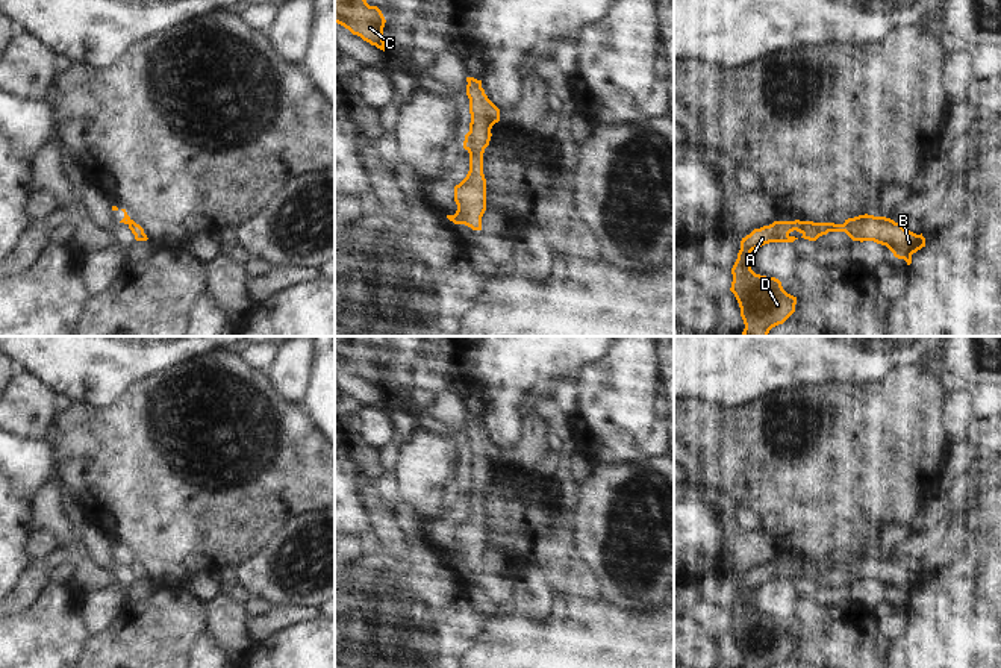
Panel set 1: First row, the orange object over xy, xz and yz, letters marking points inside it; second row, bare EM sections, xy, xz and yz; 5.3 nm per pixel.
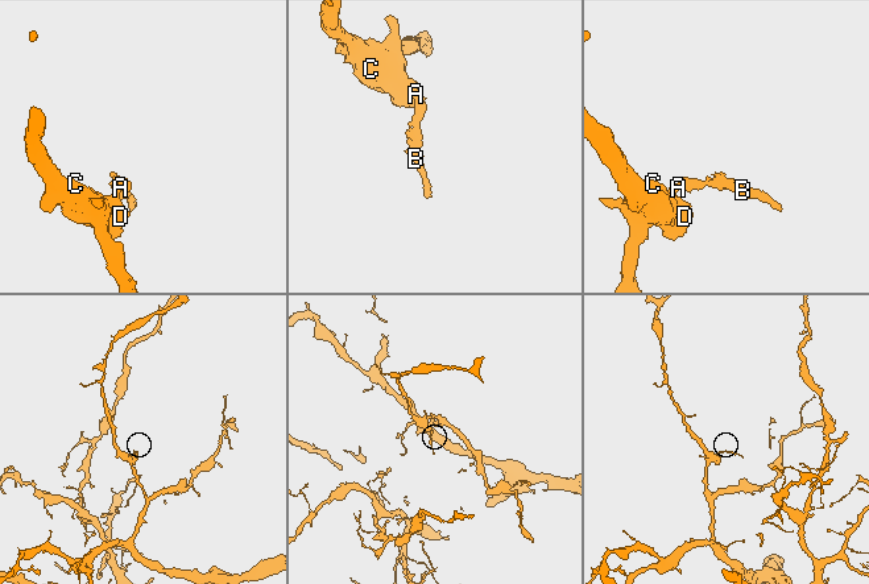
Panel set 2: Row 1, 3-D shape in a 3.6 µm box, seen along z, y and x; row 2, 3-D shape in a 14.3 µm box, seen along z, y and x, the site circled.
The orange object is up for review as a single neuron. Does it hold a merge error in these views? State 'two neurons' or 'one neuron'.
one neuron

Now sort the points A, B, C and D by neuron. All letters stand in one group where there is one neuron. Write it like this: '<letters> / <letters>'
A B C D

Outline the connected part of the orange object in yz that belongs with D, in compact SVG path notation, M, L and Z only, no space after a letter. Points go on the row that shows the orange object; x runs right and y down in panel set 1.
M859 215L844 224L813 221L774 221L754 229L742 238L737 259L731 268L734 294L745 329L744 336L768 336L769 330L783 324L794 312L797 297L787 294L775 277L756 274L748 261L753 250L769 242L794 242L791 232L800 232L804 239L816 241L828 232L845 232L853 241L874 241L886 245L895 258L912 264L912 254L925 247L925 238L906 230L901 223L886 217Z

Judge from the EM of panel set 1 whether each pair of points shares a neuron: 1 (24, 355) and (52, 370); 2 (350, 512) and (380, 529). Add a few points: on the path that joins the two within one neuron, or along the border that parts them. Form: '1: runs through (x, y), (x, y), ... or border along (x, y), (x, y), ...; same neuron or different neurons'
1: runs through (31, 355), (37, 355), (46, 364); same neuron
2: border along (355, 493), (371, 523), (371, 530); different neurons

